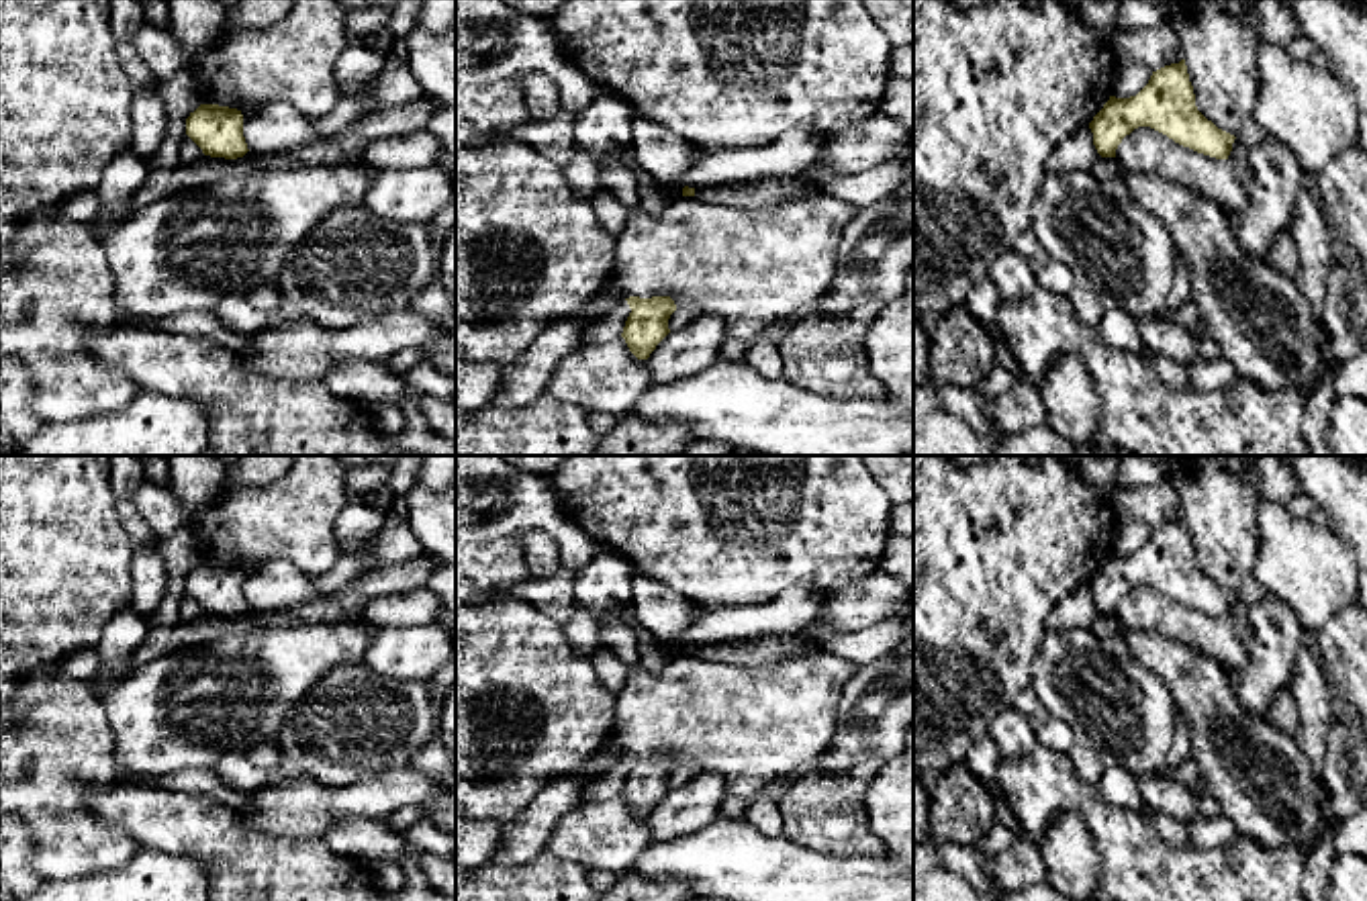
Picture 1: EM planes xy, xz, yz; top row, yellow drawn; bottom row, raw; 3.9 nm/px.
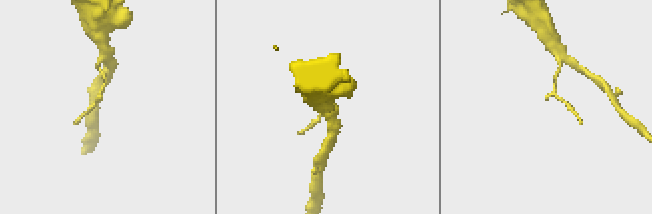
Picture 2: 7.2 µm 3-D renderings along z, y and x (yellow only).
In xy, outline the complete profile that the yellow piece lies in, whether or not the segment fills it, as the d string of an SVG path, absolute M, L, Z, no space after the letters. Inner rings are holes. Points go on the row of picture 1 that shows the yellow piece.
M200 104L186 118L186 135L210 157L237 159L249 151L243 137L243 114L237 108Z

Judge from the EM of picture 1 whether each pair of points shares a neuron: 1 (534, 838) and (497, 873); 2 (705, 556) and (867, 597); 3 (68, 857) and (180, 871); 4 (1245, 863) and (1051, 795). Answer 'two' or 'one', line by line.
1: two
2: two
3: two
4: one

